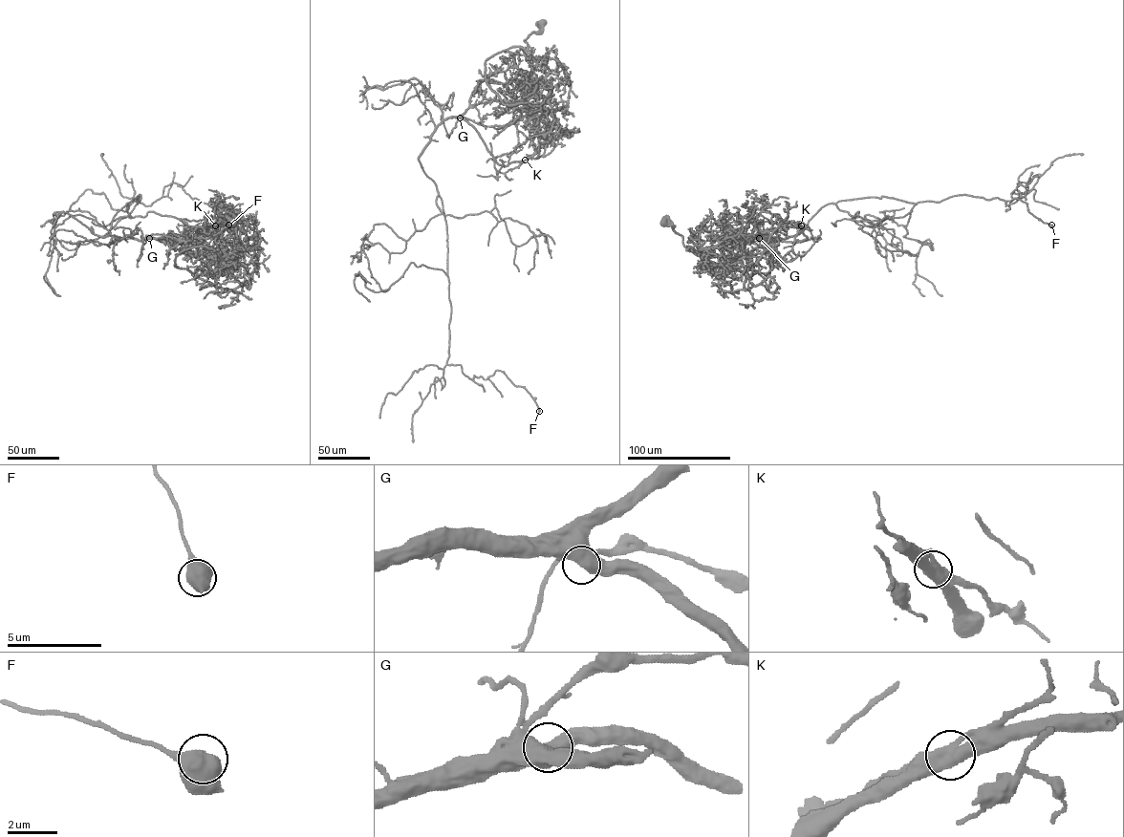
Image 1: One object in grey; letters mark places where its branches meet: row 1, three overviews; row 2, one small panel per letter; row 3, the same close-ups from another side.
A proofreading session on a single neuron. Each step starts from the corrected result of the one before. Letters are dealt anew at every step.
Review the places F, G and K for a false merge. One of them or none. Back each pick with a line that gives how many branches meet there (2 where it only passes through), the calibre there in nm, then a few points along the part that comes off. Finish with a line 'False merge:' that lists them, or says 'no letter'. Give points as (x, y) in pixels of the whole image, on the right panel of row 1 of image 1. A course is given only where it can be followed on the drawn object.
K: 2 branches meet; 600 nm thick; foreign part runs (801, 225), (802, 240), (758, 240), (797, 235), (840, 201), (1006, 205), (1019, 182), (1011, 197), (1052, 225)
False merge: K

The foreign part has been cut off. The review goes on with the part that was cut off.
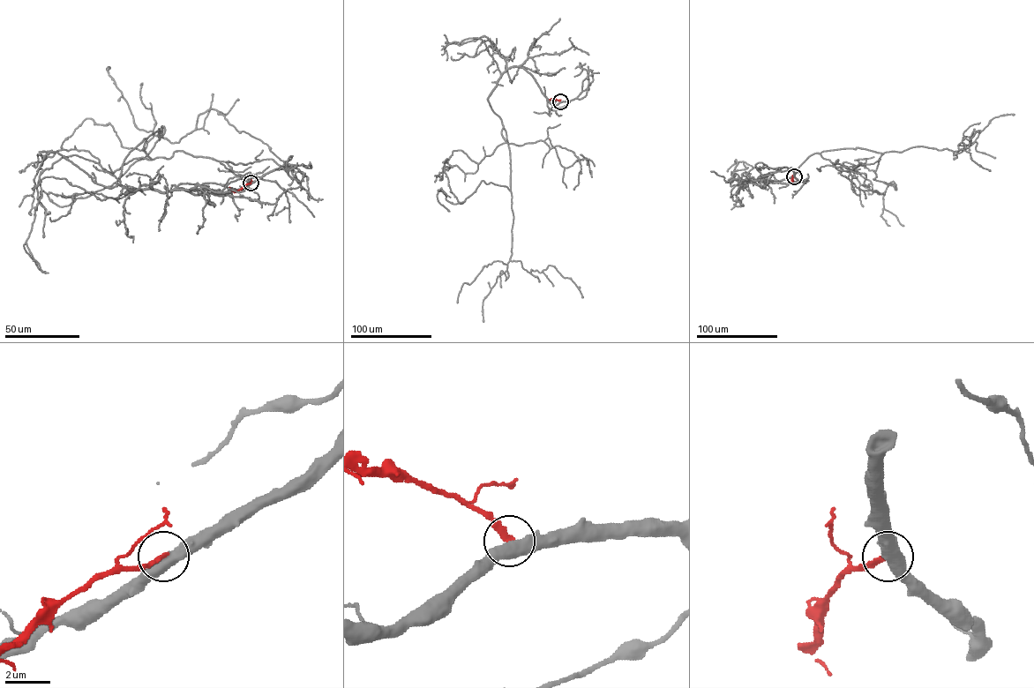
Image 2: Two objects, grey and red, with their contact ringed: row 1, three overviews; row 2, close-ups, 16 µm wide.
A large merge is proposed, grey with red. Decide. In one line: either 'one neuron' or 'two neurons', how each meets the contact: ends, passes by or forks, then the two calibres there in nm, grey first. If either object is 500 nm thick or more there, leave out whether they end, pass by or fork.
one neuron; calibres 500 and 220 nm

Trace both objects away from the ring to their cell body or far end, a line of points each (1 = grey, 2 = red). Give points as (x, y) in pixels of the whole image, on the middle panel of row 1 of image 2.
1: (560, 101), (551, 104), (514, 66), (487, 99), (509, 149), (510, 259), (529, 272), (552, 265), (582, 297)
2: (560, 101), (547, 100)

